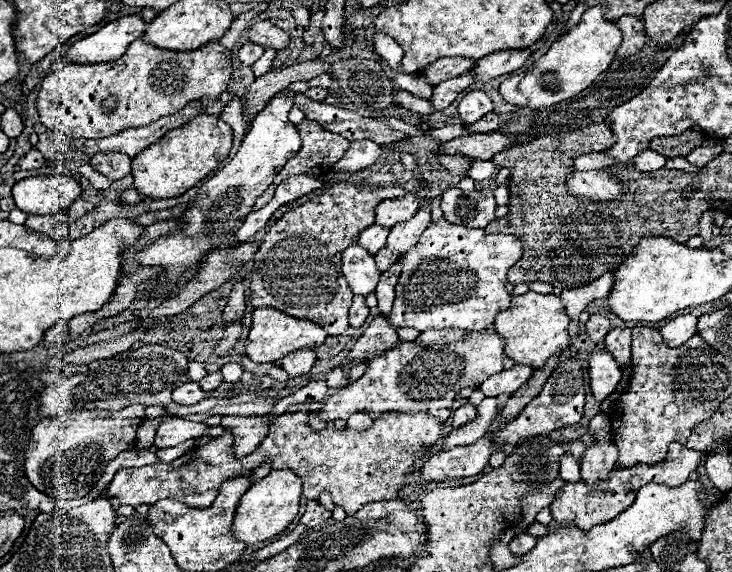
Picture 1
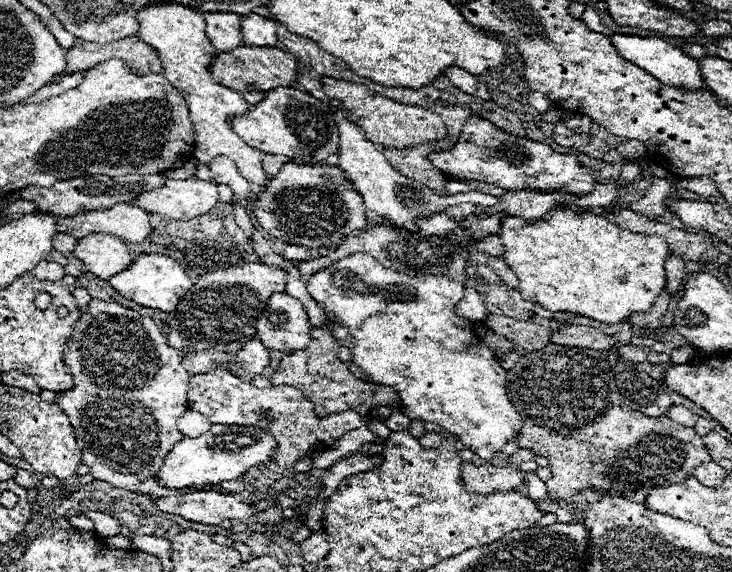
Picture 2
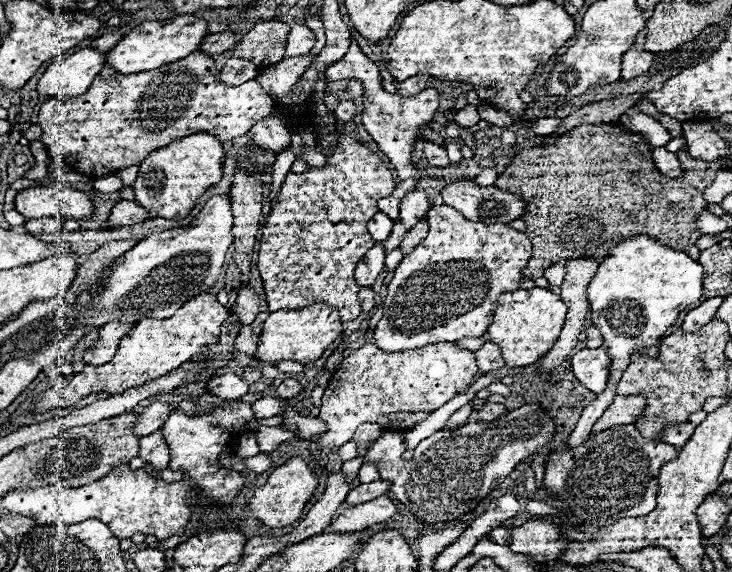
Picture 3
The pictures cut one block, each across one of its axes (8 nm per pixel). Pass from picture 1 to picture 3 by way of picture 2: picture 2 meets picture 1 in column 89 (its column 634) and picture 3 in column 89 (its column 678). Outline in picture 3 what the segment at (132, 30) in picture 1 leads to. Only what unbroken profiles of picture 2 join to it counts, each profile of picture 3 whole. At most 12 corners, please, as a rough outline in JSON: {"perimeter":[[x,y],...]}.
{"perimeter":[[92,48],[52,62],[38,92],[82,96],[104,68]]}

